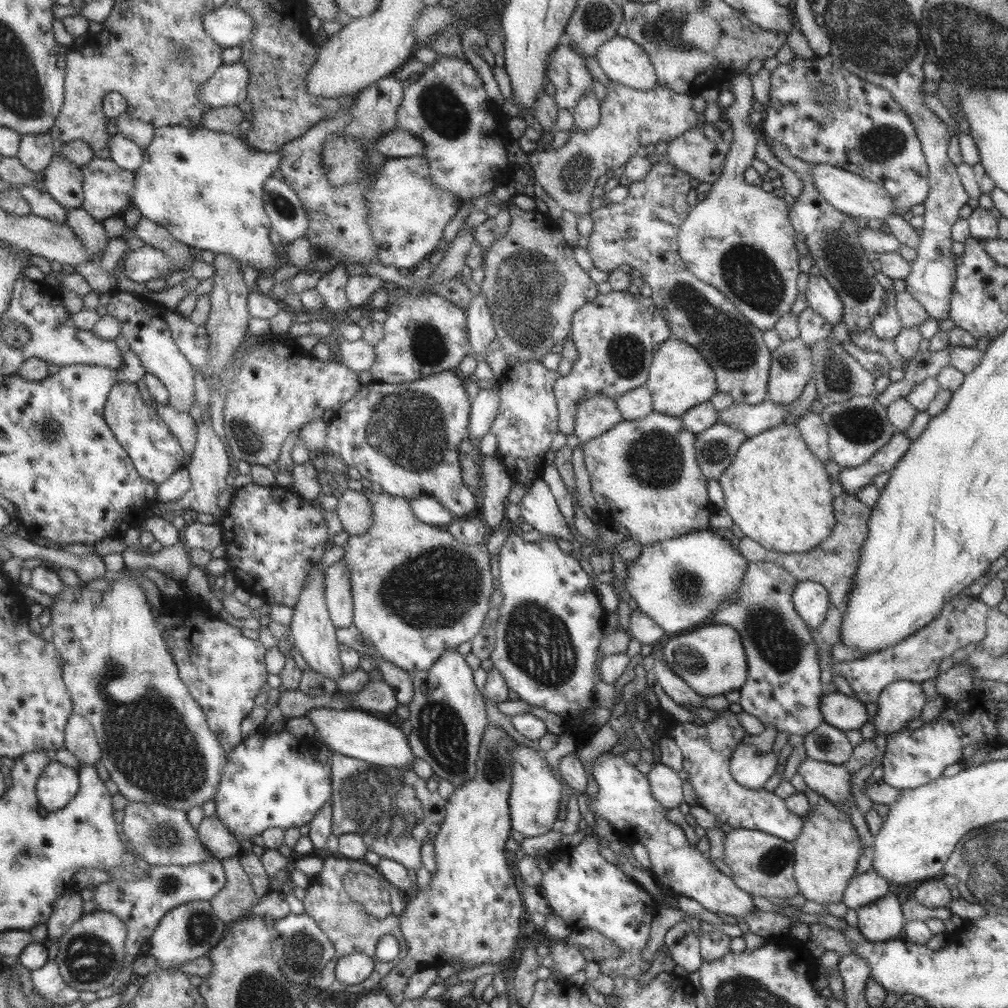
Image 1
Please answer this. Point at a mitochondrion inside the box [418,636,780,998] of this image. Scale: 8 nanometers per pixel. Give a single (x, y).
(494, 768)

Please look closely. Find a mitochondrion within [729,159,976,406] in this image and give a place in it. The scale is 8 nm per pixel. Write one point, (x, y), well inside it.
(852, 276)

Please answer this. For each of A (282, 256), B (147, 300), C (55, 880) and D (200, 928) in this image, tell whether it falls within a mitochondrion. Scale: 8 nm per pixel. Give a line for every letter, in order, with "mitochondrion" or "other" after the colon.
A: other
B: other
C: other
D: mitochondrion

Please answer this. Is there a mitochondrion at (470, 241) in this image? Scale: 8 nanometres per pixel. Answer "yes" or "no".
no

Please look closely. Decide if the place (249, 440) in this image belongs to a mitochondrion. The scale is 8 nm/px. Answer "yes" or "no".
yes

